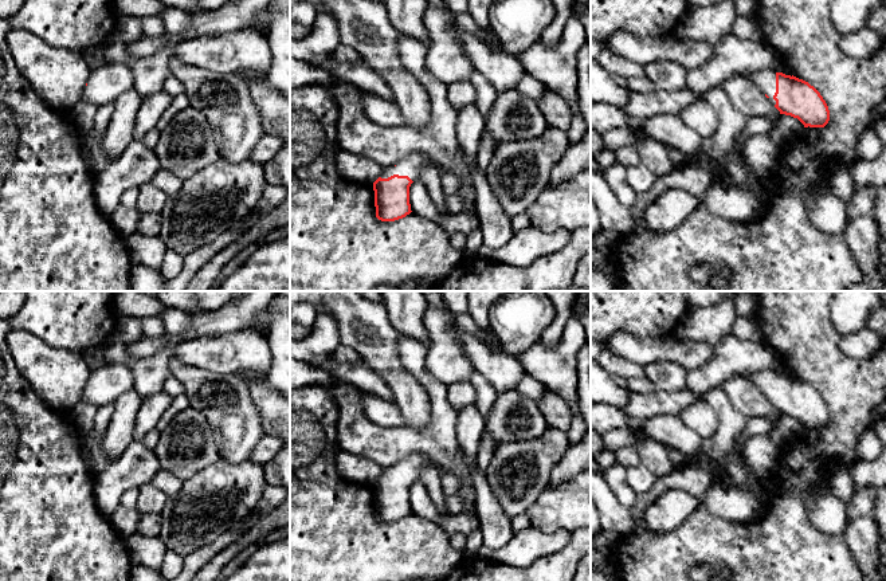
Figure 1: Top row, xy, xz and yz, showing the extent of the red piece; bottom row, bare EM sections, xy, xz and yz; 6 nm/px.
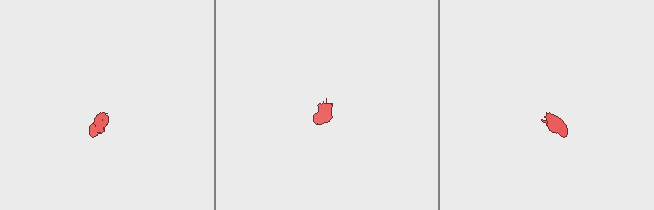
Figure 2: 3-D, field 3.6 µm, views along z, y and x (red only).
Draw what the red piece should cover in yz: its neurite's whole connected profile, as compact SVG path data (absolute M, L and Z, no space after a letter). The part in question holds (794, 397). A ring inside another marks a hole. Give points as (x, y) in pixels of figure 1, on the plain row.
M775 369L738 376L750 380L780 415L797 419L804 428L824 428L828 424L828 407L808 382L777 373Z

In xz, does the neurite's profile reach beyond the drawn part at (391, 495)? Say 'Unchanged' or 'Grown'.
Grown

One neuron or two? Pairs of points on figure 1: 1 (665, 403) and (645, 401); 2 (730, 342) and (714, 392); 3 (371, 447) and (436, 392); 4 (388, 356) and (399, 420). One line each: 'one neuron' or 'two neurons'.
1: one neuron
2: two neurons
3: one neuron
4: two neurons

